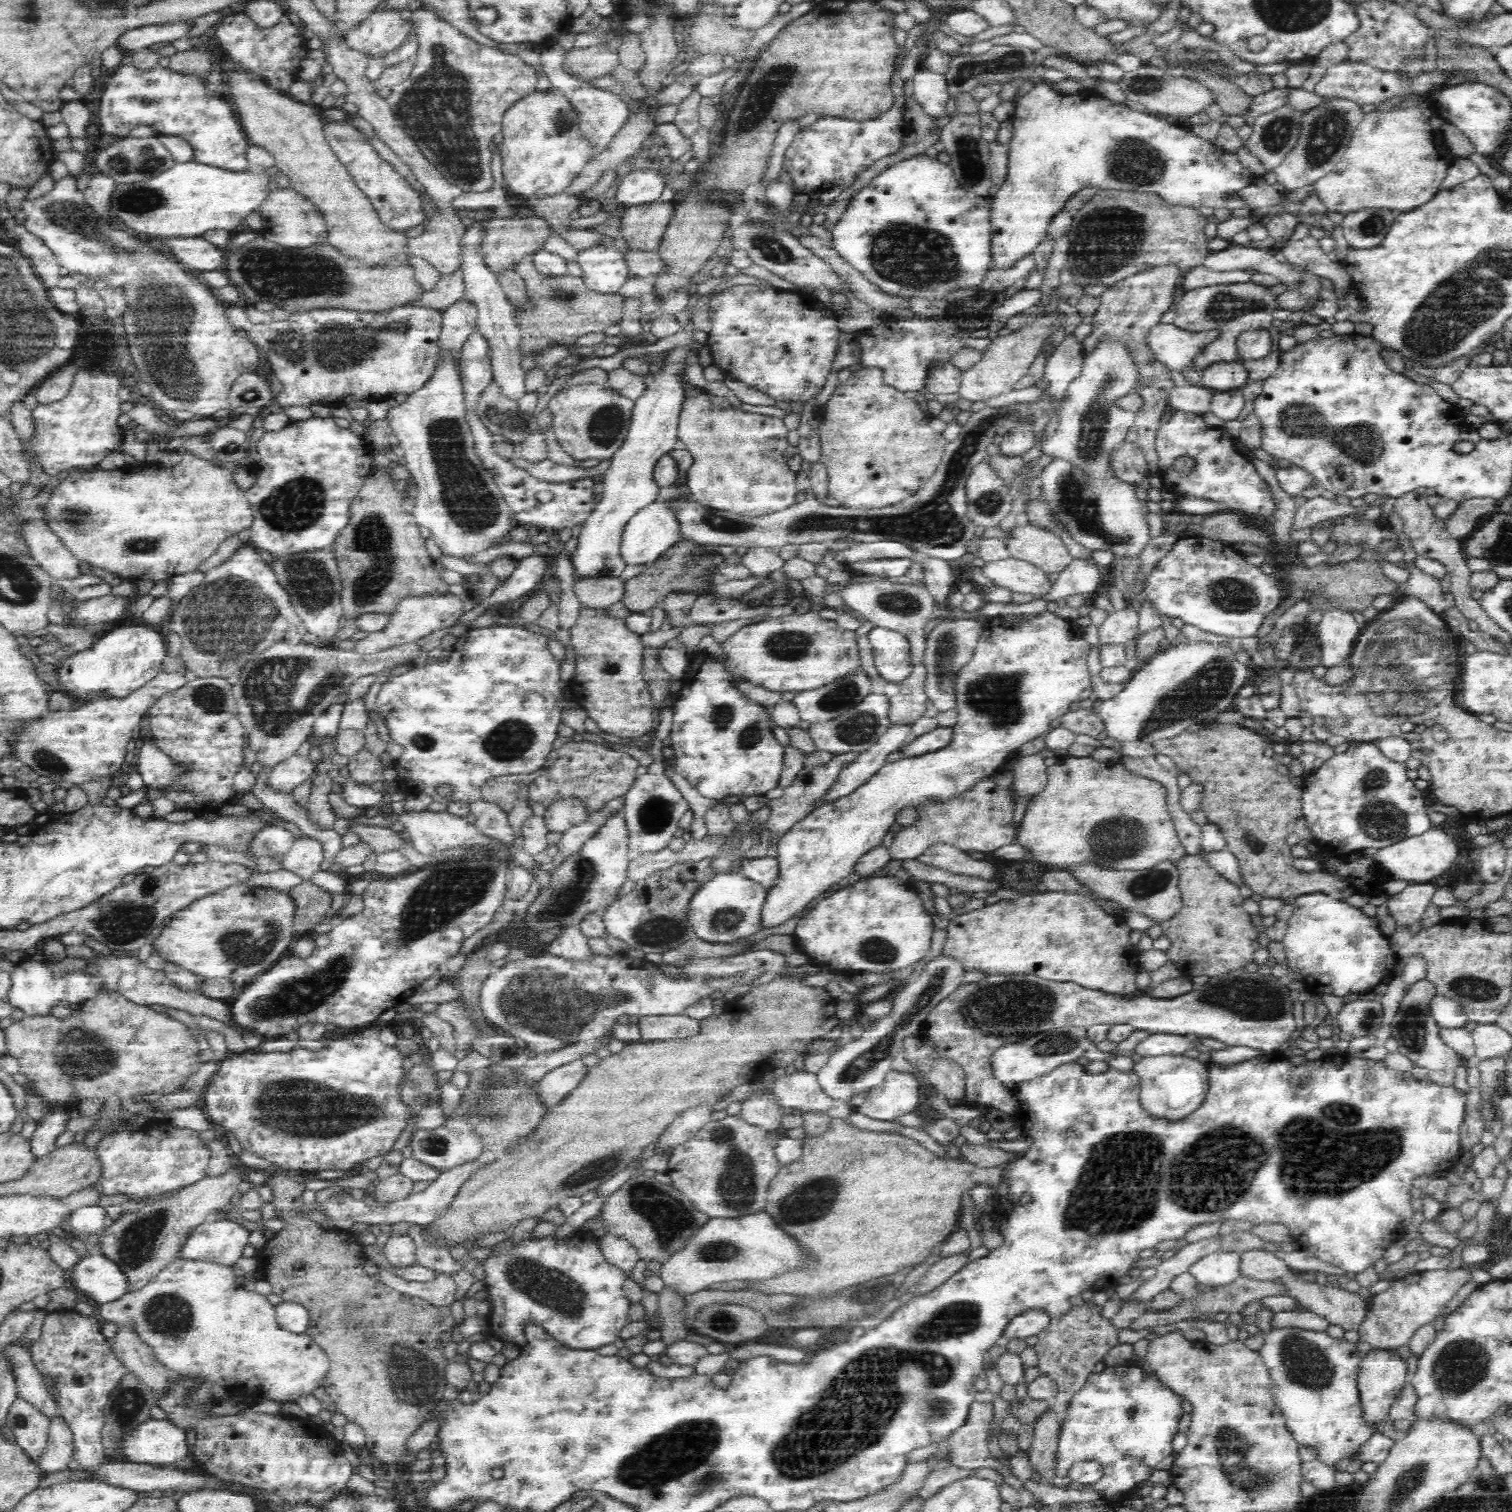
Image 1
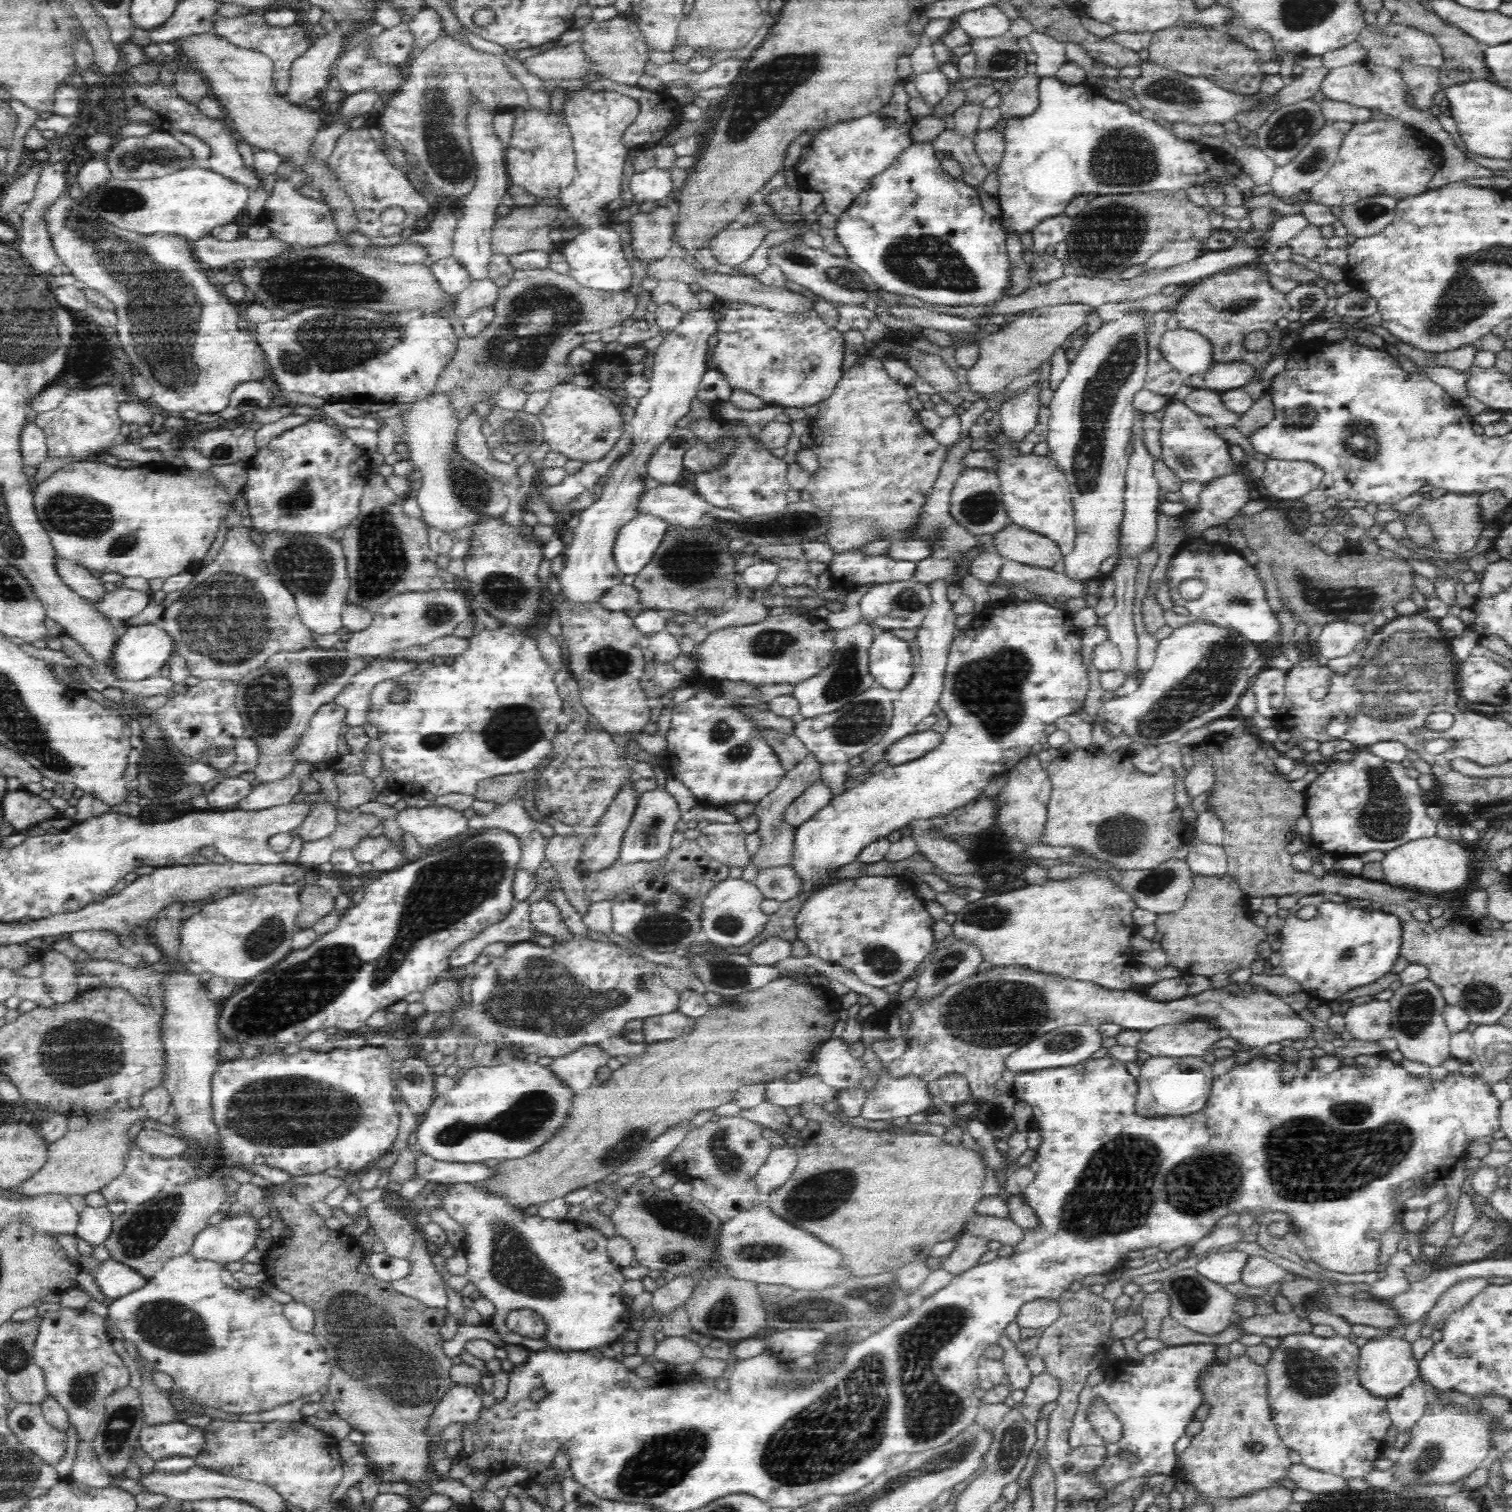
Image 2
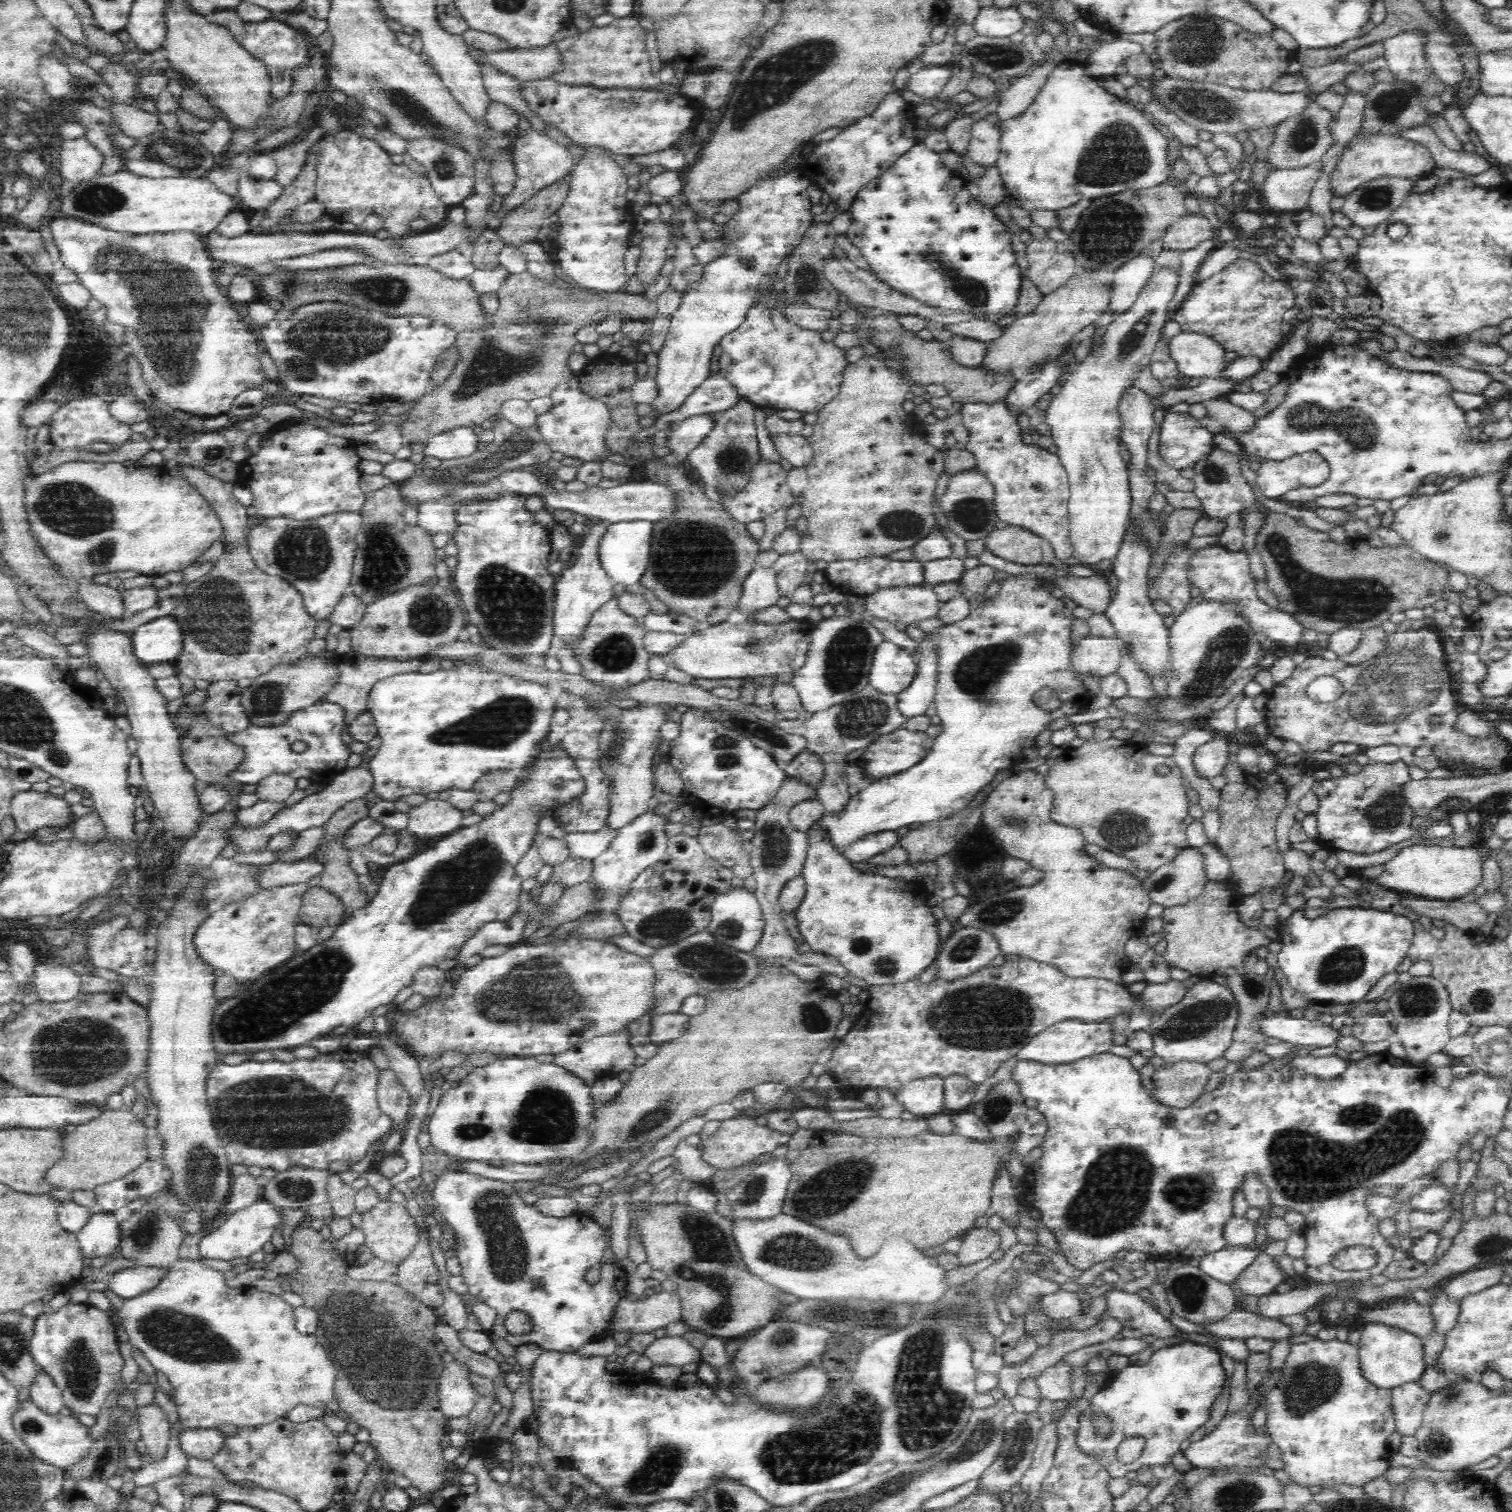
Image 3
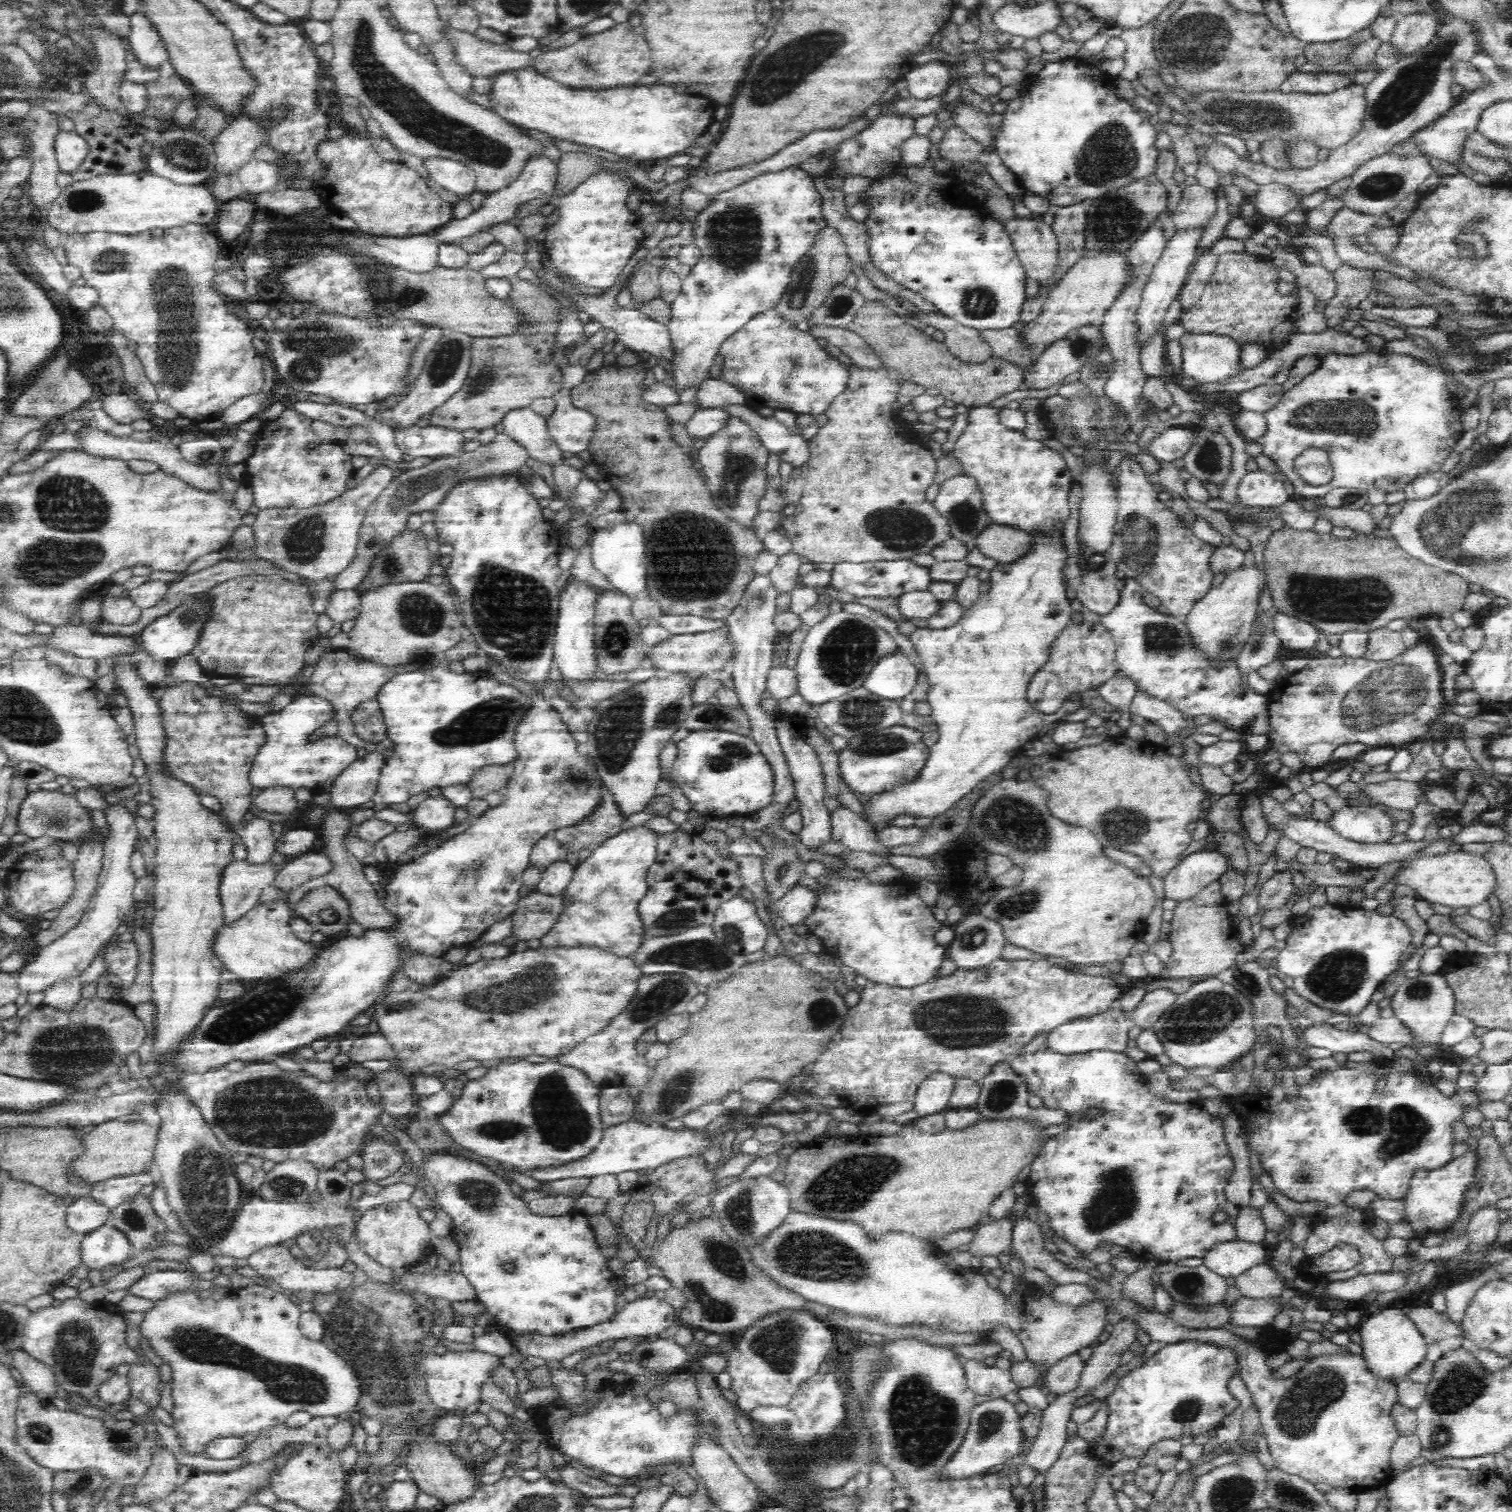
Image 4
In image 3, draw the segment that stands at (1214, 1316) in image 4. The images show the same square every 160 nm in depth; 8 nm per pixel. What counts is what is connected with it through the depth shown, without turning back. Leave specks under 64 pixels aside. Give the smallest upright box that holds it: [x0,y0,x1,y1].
[1202,1308,1292,1341]

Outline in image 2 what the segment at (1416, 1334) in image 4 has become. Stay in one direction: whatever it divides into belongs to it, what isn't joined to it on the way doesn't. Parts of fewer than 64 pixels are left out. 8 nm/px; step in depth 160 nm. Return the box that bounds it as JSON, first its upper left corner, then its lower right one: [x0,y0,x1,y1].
[1356,1336,1418,1400]

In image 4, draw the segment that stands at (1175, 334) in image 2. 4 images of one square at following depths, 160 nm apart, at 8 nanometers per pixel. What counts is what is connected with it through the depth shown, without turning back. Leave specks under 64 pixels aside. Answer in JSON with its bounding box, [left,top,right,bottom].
[1179,333,1241,384]

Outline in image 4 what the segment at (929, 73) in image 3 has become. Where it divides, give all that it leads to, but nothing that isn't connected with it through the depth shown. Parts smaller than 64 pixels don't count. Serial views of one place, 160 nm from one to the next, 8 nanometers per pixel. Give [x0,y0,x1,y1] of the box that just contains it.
[905,60,952,99]

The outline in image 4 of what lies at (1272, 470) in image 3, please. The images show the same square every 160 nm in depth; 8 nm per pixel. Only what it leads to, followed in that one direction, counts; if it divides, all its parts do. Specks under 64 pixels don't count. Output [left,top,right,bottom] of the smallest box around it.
[1237,447,1333,510]

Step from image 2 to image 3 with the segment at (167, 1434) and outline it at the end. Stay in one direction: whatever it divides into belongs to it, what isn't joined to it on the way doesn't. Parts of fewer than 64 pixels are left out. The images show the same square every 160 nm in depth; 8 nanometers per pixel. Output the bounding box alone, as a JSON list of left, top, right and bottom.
[178,1428,225,1460]

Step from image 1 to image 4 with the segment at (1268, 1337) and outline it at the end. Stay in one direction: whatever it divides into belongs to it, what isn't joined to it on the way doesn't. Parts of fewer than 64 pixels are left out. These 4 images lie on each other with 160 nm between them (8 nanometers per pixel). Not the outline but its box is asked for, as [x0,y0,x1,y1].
[1004,1210,1399,1490]

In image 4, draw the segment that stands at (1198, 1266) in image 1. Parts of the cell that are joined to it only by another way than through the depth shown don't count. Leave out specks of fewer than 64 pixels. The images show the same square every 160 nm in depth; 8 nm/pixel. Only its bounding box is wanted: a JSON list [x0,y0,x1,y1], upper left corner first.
[1203,1241,1267,1282]

